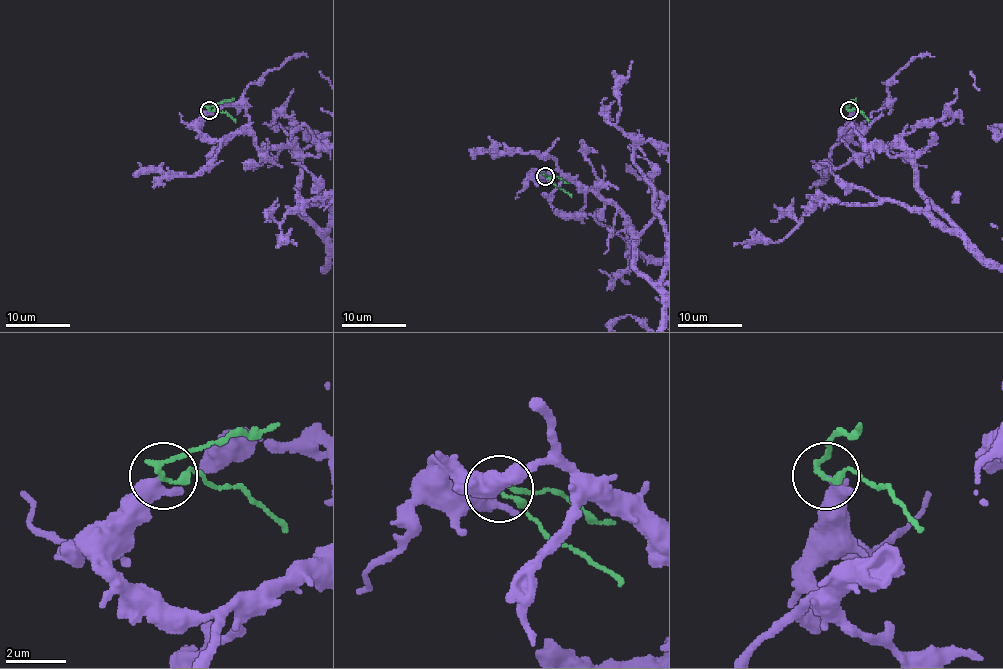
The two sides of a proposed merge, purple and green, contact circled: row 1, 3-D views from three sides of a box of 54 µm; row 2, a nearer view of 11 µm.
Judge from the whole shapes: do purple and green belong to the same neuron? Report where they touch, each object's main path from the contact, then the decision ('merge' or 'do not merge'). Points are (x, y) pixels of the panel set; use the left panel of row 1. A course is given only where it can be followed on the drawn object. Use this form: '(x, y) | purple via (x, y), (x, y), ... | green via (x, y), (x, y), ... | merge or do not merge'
(209, 110) | green via (210, 109), (226, 113), (235, 122) | do not merge

